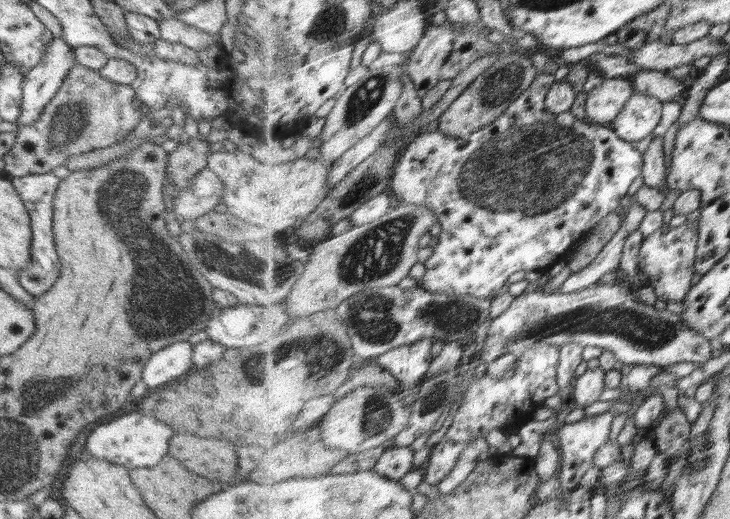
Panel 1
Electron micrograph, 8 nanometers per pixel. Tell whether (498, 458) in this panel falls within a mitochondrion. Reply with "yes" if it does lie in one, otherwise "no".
no

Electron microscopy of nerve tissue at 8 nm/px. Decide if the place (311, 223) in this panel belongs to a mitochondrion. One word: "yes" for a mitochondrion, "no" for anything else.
no

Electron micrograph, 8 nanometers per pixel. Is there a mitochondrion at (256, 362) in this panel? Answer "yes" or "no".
yes

